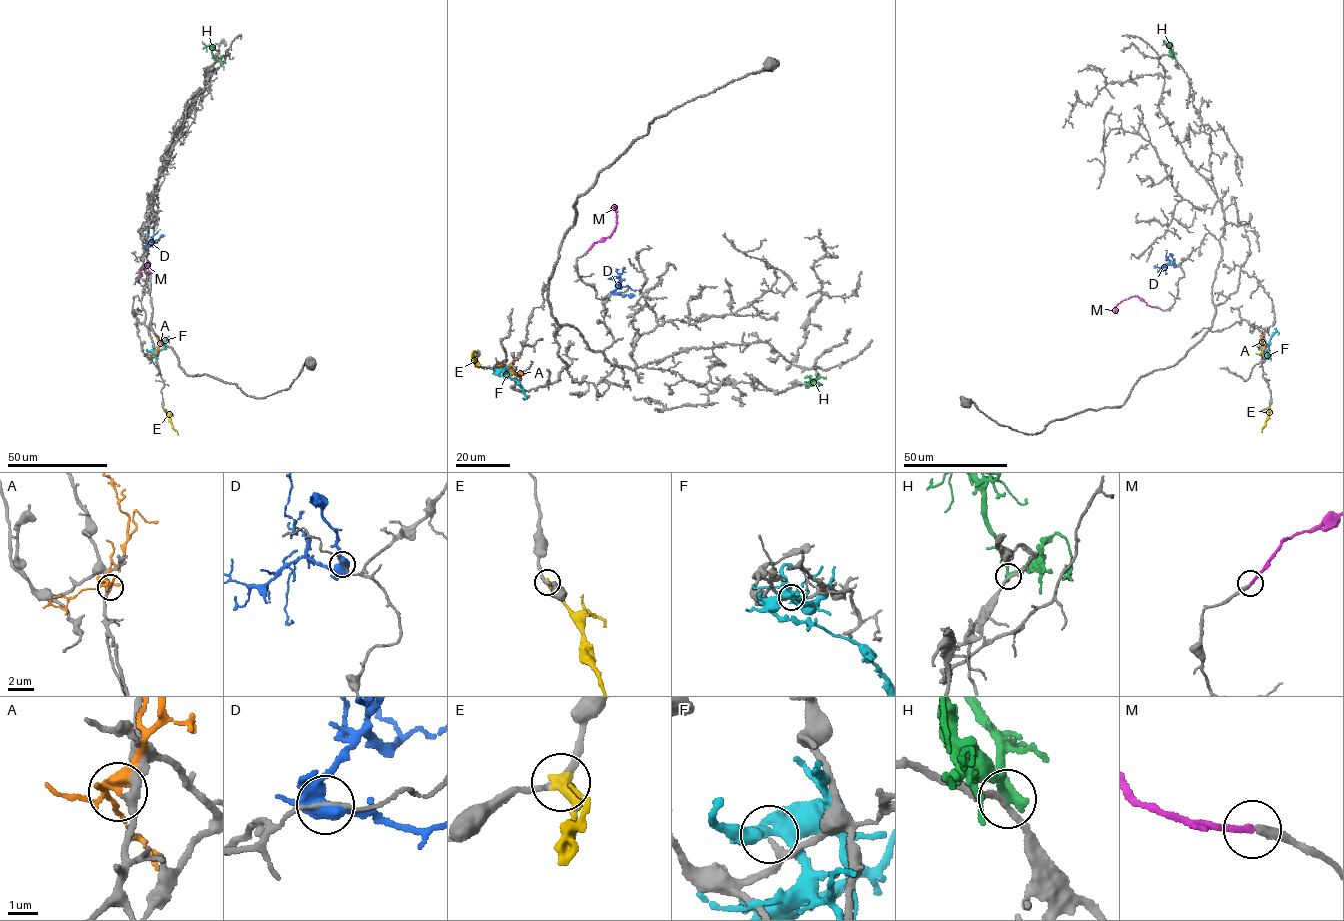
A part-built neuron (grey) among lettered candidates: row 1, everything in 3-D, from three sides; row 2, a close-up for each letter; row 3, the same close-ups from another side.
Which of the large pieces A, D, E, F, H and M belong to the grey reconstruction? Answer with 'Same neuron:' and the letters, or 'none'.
Same neuron: M

